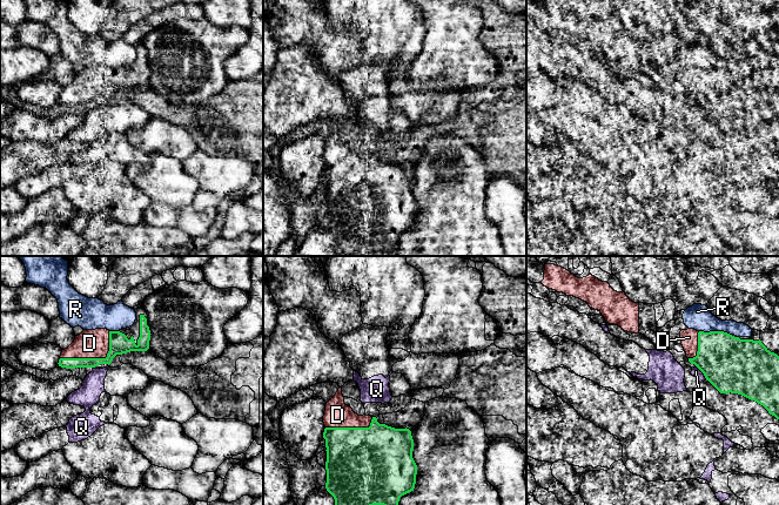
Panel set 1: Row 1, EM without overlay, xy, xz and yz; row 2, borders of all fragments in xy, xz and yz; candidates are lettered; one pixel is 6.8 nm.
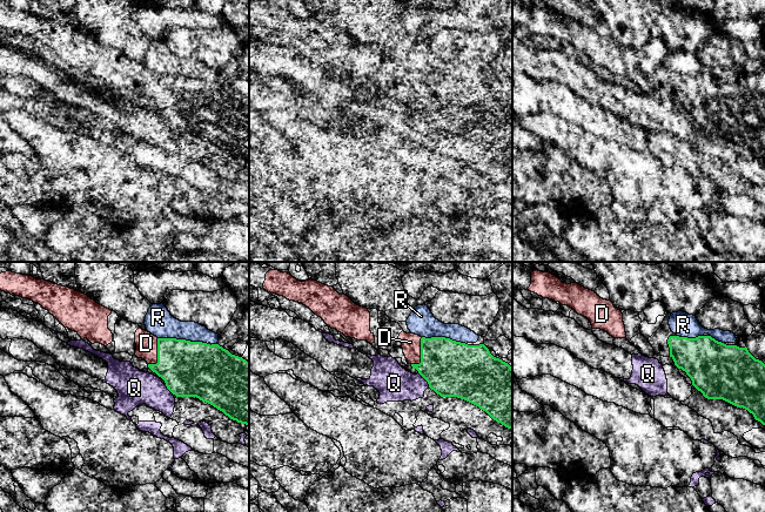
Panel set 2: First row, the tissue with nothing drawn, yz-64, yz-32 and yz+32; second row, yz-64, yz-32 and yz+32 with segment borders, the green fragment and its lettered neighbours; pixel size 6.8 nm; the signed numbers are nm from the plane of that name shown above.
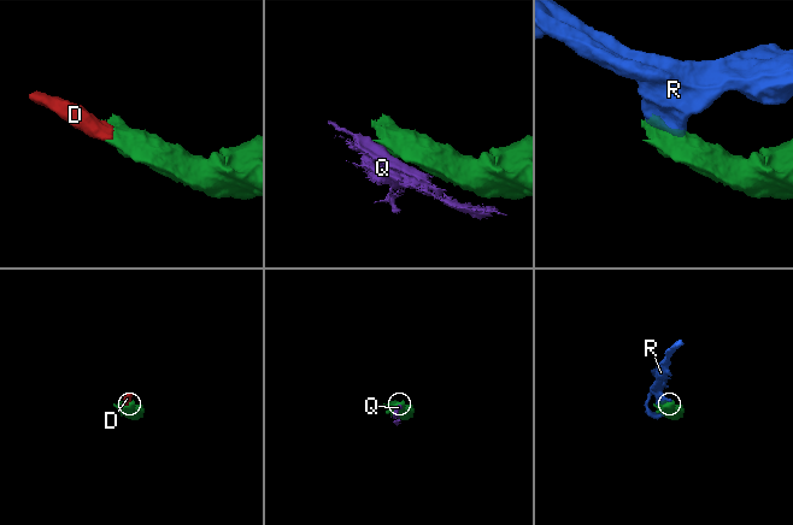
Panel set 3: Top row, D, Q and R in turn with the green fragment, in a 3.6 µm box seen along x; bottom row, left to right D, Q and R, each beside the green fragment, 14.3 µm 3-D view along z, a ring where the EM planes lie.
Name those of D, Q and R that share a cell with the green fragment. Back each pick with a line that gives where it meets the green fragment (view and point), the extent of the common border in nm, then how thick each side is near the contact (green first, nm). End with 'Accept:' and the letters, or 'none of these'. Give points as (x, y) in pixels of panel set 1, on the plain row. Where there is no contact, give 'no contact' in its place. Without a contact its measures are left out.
D: meets green in xy at (95, 95); contact 400 nm long; 140 nm thick on the green side, 190 nm on the other
Accept: D

